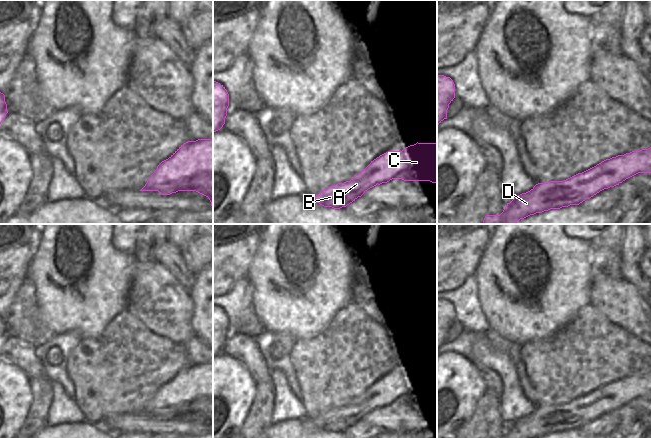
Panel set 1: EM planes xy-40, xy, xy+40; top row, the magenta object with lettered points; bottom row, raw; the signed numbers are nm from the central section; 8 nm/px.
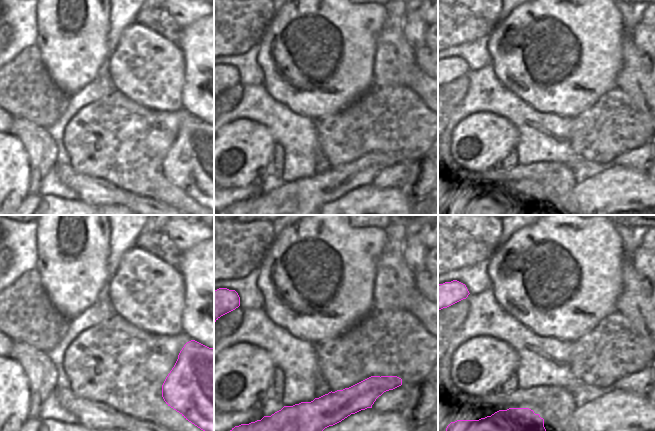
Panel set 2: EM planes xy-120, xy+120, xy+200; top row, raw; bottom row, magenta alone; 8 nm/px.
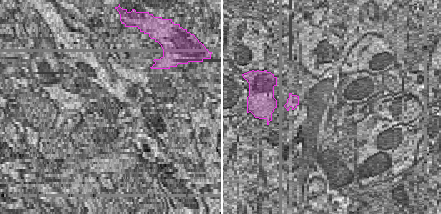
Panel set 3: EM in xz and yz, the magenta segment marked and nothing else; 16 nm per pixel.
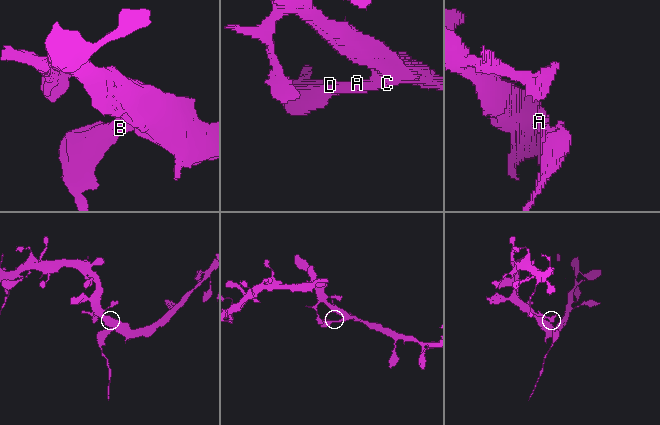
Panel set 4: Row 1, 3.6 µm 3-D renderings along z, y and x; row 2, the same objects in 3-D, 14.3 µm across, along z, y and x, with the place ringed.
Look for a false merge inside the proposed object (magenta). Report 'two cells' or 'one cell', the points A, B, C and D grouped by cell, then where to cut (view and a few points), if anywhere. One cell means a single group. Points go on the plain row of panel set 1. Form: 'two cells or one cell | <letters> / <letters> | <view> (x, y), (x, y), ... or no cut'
two cells | A B D / C | xy (367, 390), (376, 390), (379, 393), (379, 397), (387, 404)

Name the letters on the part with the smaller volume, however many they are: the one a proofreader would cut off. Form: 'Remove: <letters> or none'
Remove: A, B, D

